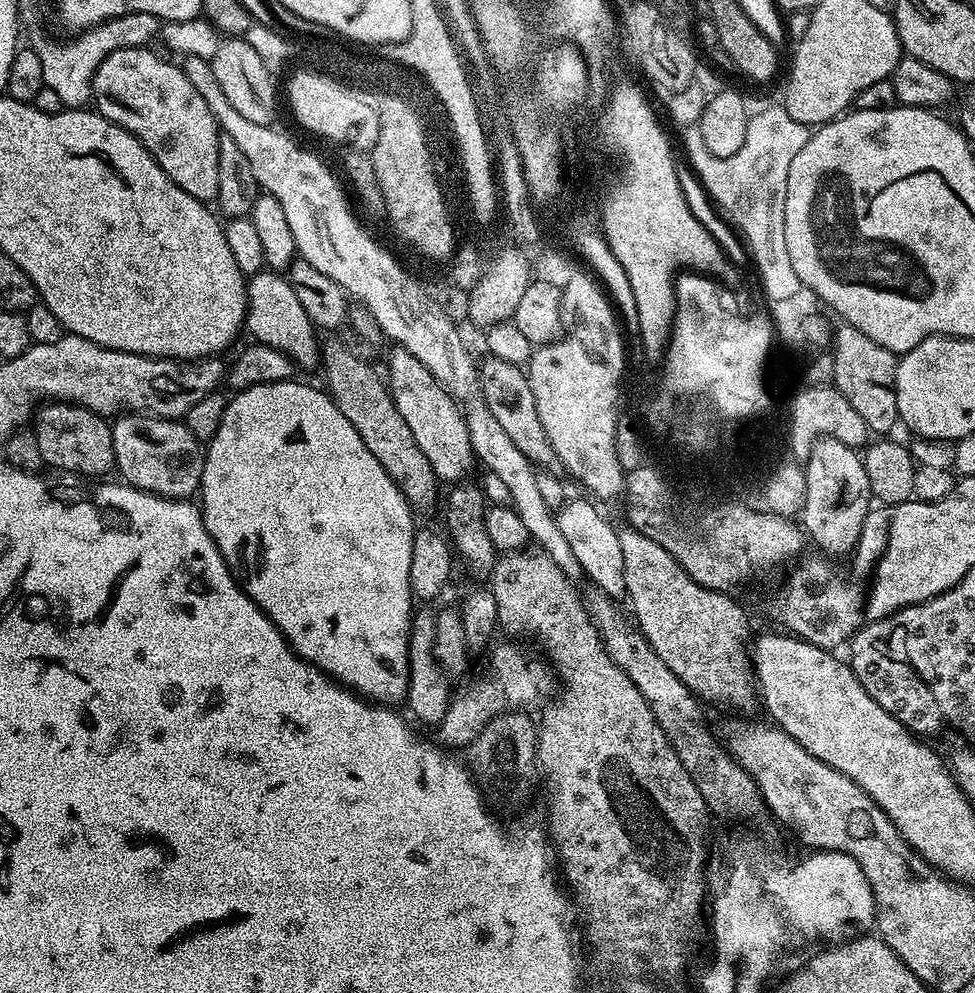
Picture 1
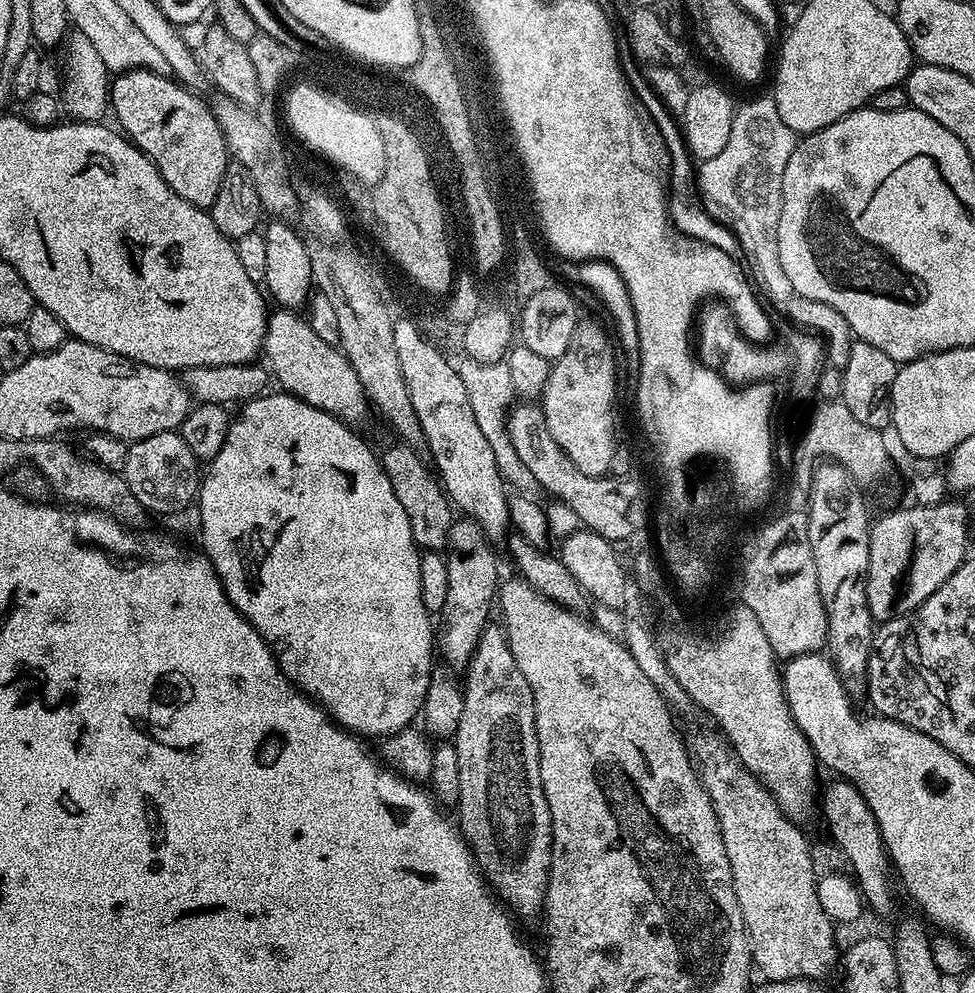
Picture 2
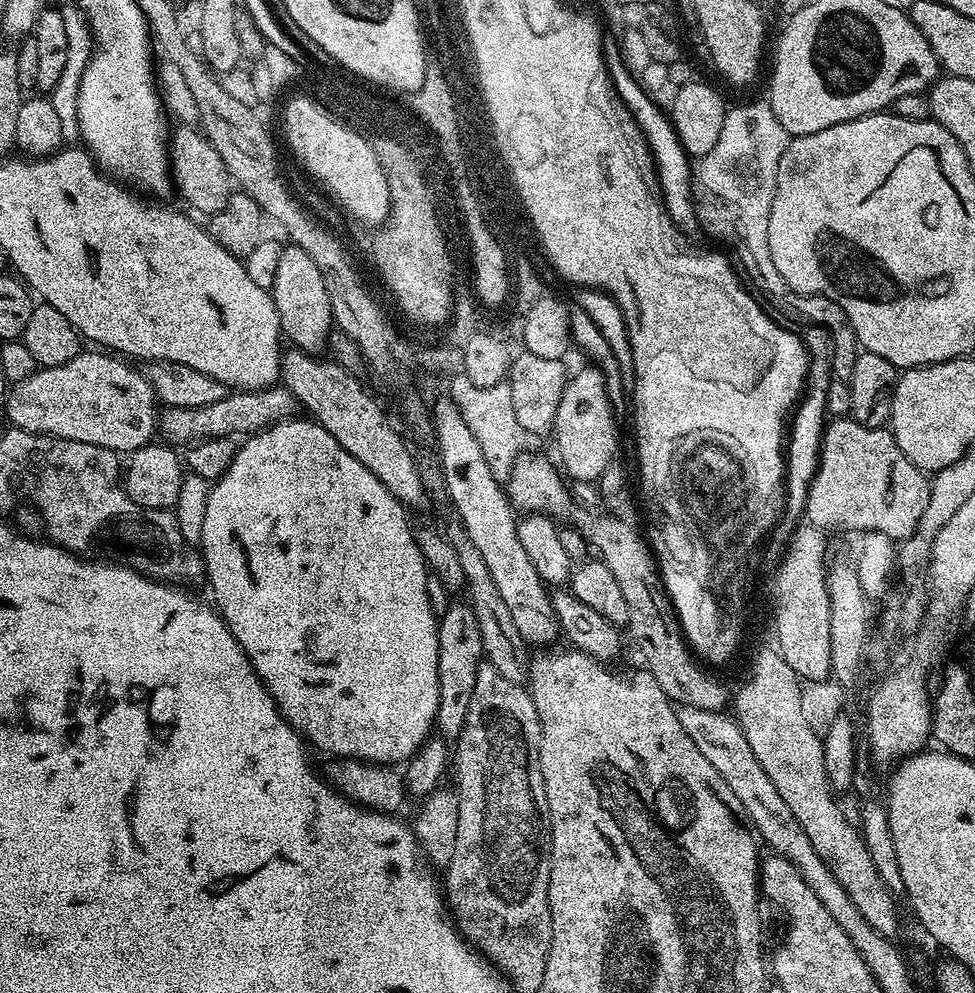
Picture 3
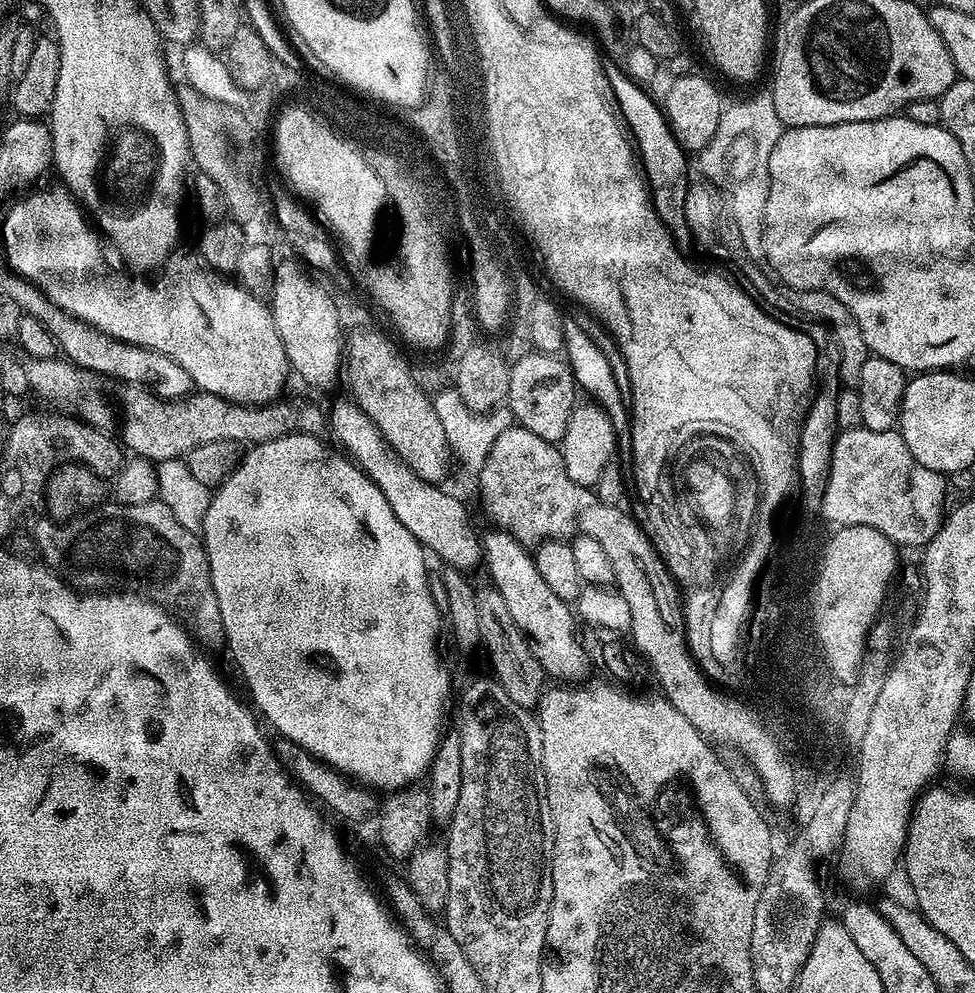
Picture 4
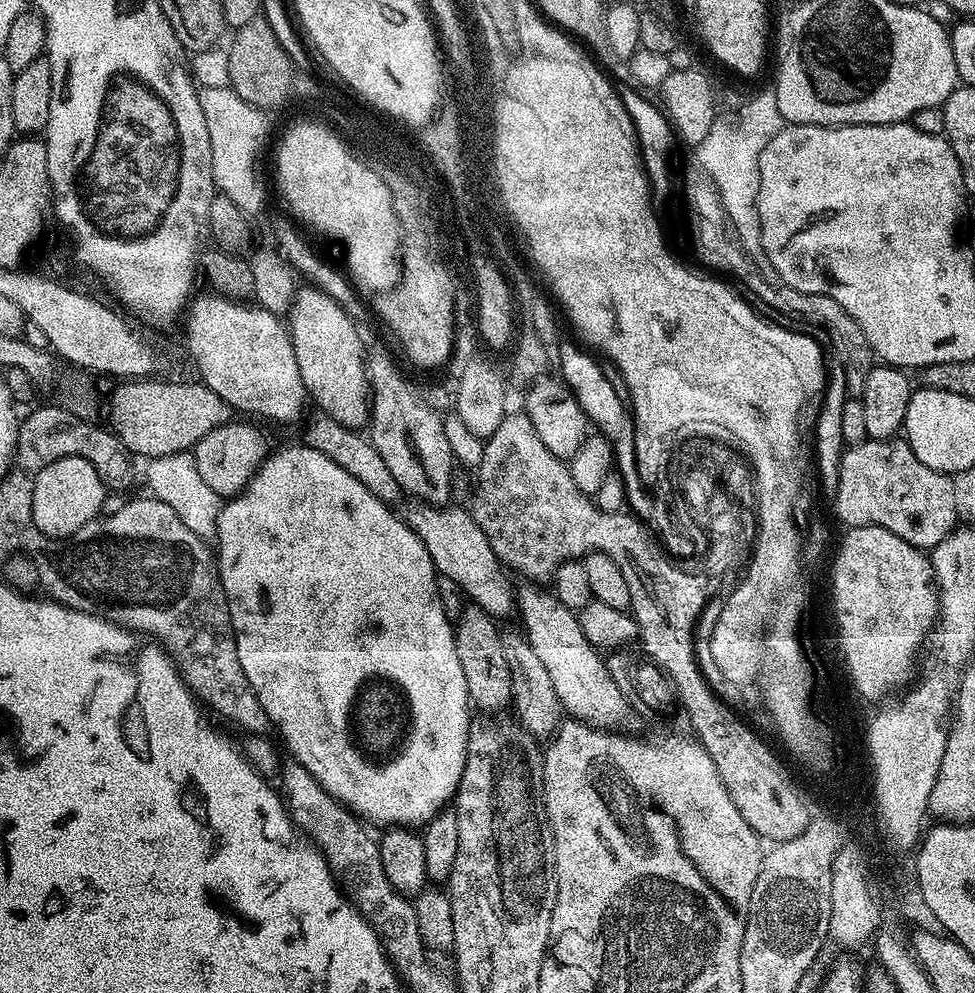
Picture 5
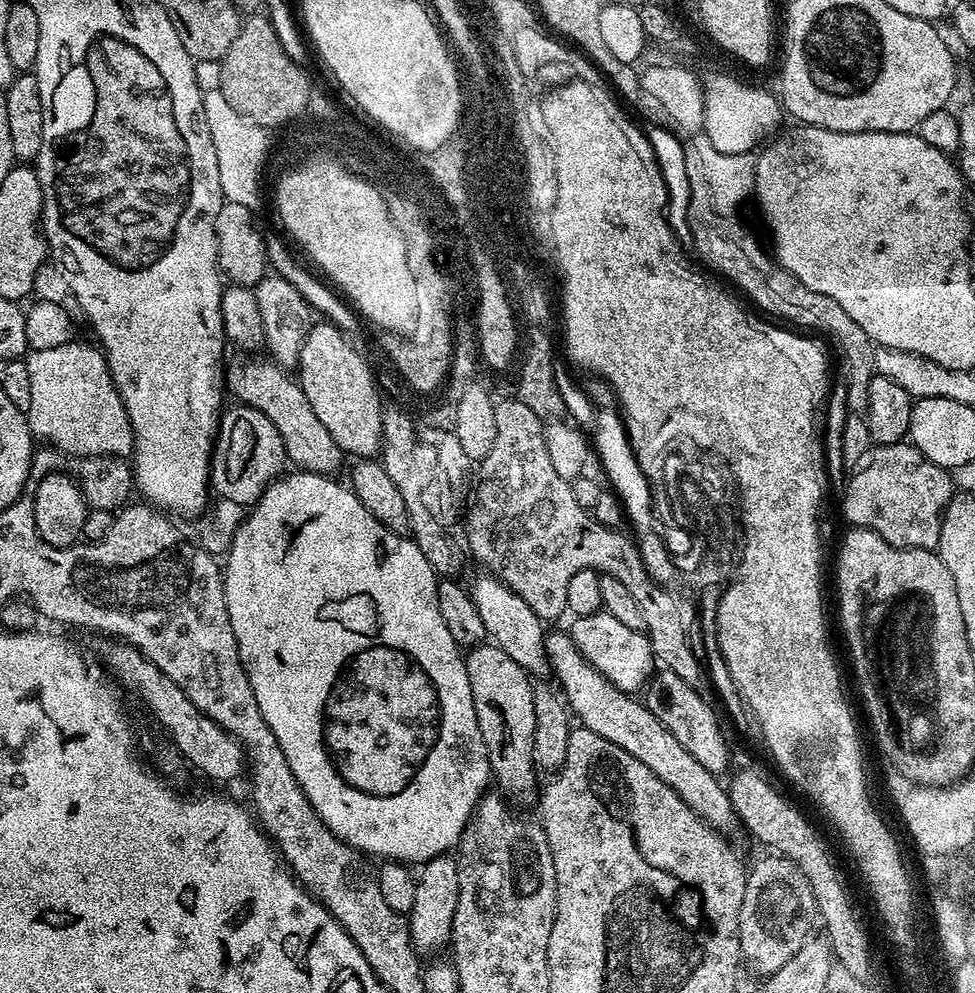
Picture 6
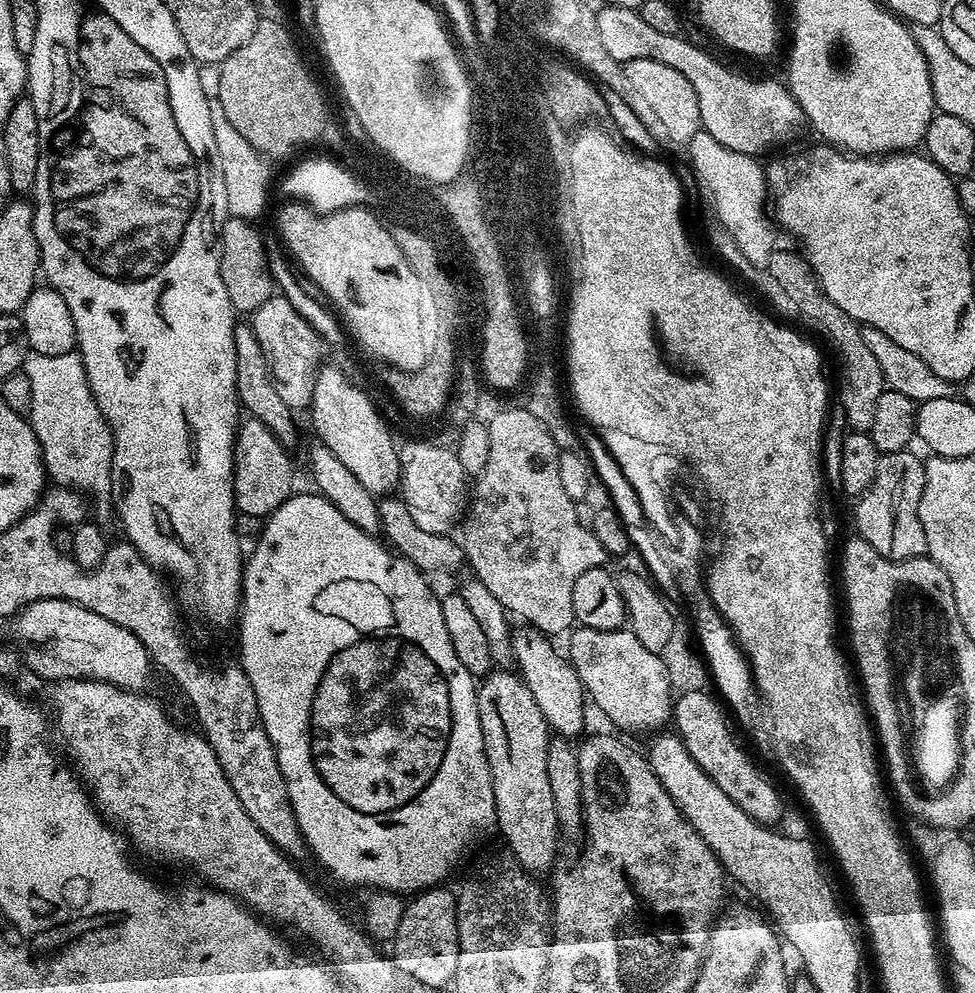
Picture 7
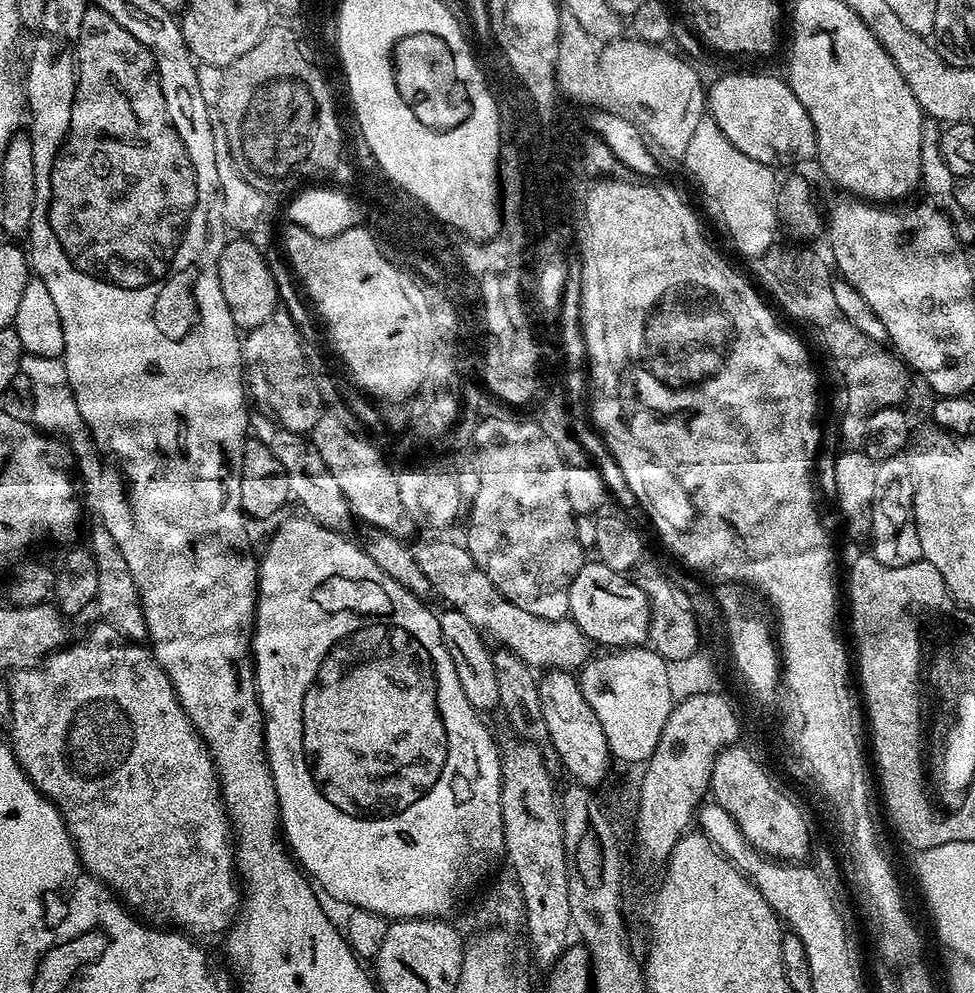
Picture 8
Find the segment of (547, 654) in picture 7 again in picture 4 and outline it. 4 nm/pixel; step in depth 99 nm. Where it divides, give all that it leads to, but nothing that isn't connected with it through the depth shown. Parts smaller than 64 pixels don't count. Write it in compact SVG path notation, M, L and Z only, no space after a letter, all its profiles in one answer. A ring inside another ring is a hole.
M351 399L340 400L330 408L330 432L336 435L348 447L347 455L360 469L374 481L378 490L386 494L390 510L414 534L418 543L423 544L429 553L432 552L445 565L469 570L482 560L482 536L476 533L472 520L468 517L468 508L456 496L443 492L439 483L424 481L399 459L393 452L378 426L364 413L359 405Z

